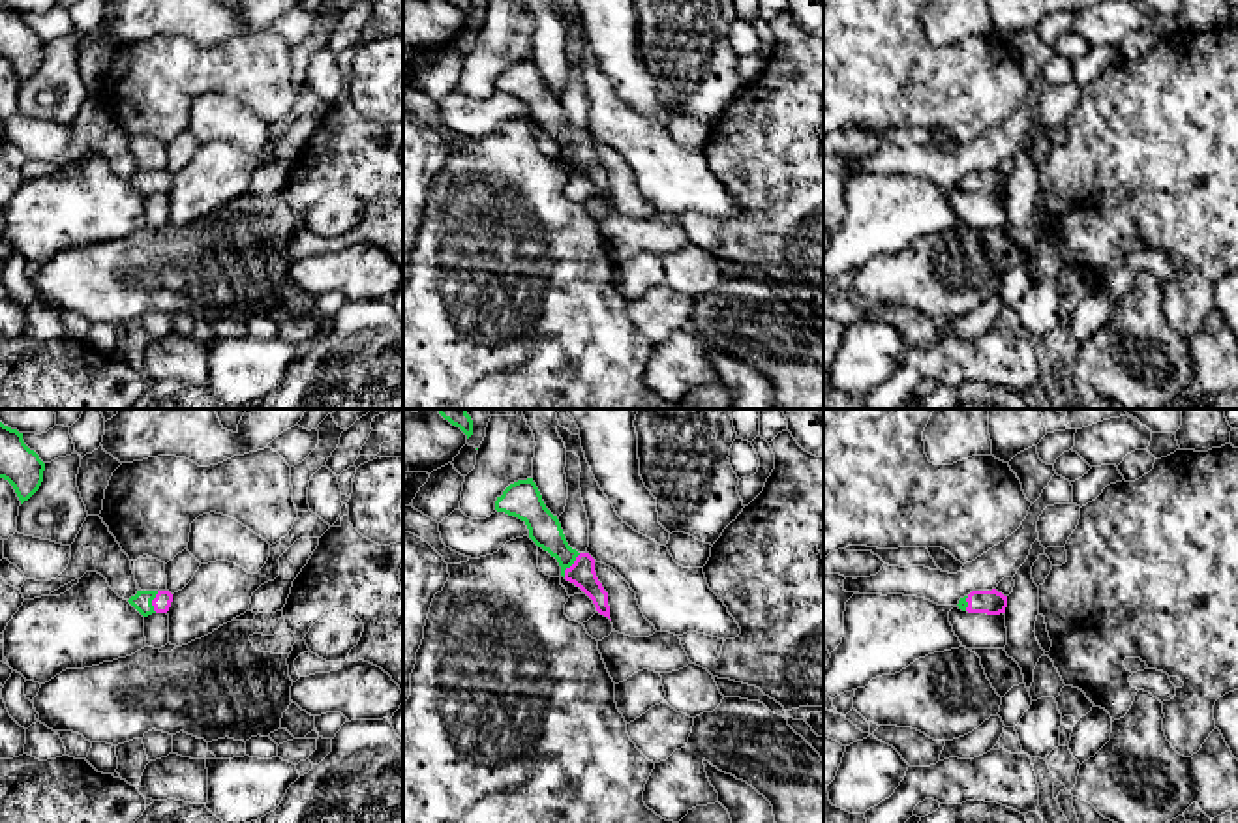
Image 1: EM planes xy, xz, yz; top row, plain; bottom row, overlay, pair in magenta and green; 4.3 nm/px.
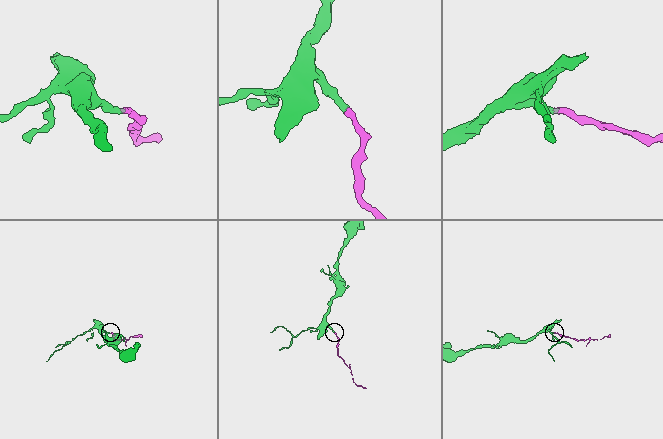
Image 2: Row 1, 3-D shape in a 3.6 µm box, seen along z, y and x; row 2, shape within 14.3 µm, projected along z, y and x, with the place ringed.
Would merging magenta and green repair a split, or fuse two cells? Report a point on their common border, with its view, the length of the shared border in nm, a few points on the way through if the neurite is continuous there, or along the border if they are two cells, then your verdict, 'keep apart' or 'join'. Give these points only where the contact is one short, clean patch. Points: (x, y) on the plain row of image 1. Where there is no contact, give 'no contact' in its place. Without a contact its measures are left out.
meets magenta in xz at (573, 145); contact 130 nm long; runs through xz (582, 152), (573, 145), (544, 109); join

